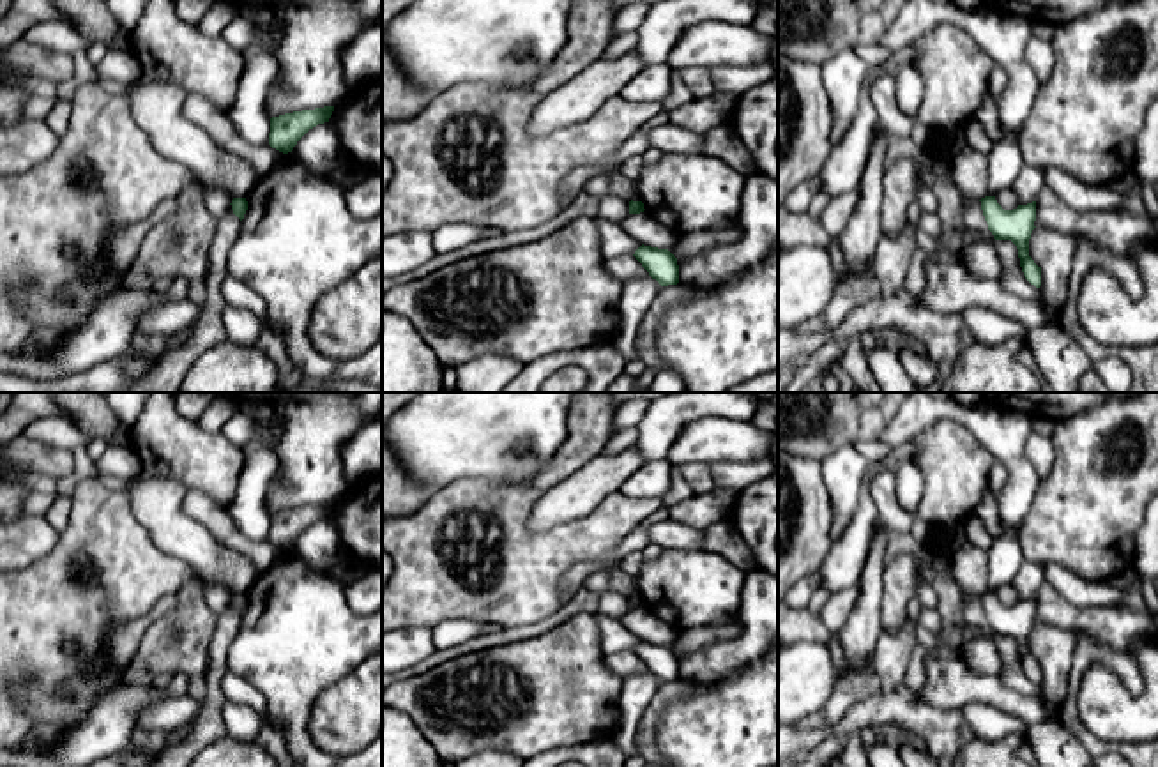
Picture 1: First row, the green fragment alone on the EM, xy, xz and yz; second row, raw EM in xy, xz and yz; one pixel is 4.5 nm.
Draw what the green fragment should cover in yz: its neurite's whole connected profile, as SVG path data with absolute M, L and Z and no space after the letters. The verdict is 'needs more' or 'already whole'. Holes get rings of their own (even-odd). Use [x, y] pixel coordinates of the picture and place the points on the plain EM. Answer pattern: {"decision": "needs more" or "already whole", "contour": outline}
{"decision": "already whole", "contour": "M995 592L979 596L985 617L995 636L1011 636L1018 645L1020 663L1025 675L1036 684L1041 682L1041 663L1029 652L1029 634L1036 617L1036 597L1004 606Z"}

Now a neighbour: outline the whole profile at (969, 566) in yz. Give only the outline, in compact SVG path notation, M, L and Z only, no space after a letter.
M965 543L951 557L951 574L962 592L981 596L988 590L988 555Z

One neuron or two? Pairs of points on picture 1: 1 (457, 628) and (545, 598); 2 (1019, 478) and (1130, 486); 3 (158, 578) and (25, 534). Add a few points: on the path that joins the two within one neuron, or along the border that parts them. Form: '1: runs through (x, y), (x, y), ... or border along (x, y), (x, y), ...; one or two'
1: border along (501, 626), (467, 619), (446, 619), (435, 628); two
2: border along (1040, 479), (1024, 518); two
3: border along (60, 532), (46, 554), (22, 568); two

